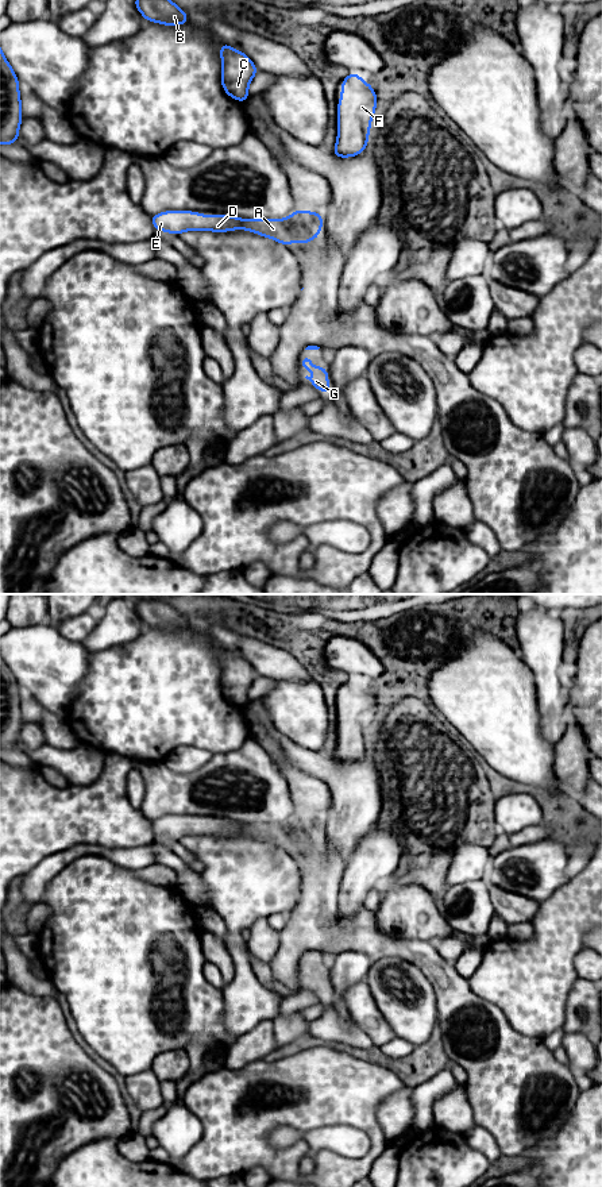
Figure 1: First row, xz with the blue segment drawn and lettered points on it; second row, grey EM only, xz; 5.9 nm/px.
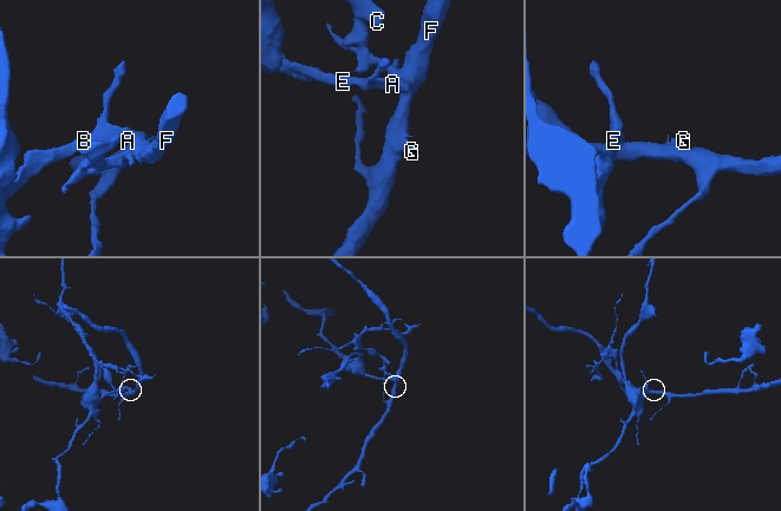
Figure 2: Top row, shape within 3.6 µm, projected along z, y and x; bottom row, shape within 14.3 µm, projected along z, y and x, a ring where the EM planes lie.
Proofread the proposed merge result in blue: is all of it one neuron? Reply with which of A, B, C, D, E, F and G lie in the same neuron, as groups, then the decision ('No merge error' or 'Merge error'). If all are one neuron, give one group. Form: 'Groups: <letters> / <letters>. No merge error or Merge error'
Groups: A D E / B C F G. Merge error

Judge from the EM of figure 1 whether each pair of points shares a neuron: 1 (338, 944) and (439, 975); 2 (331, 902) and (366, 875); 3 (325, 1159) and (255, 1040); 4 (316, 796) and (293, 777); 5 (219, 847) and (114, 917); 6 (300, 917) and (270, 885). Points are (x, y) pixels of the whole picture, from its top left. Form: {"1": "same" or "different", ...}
{"1": "same", "2": "different", "3": "different", "4": "same", "5": "different", "6": "different"}

